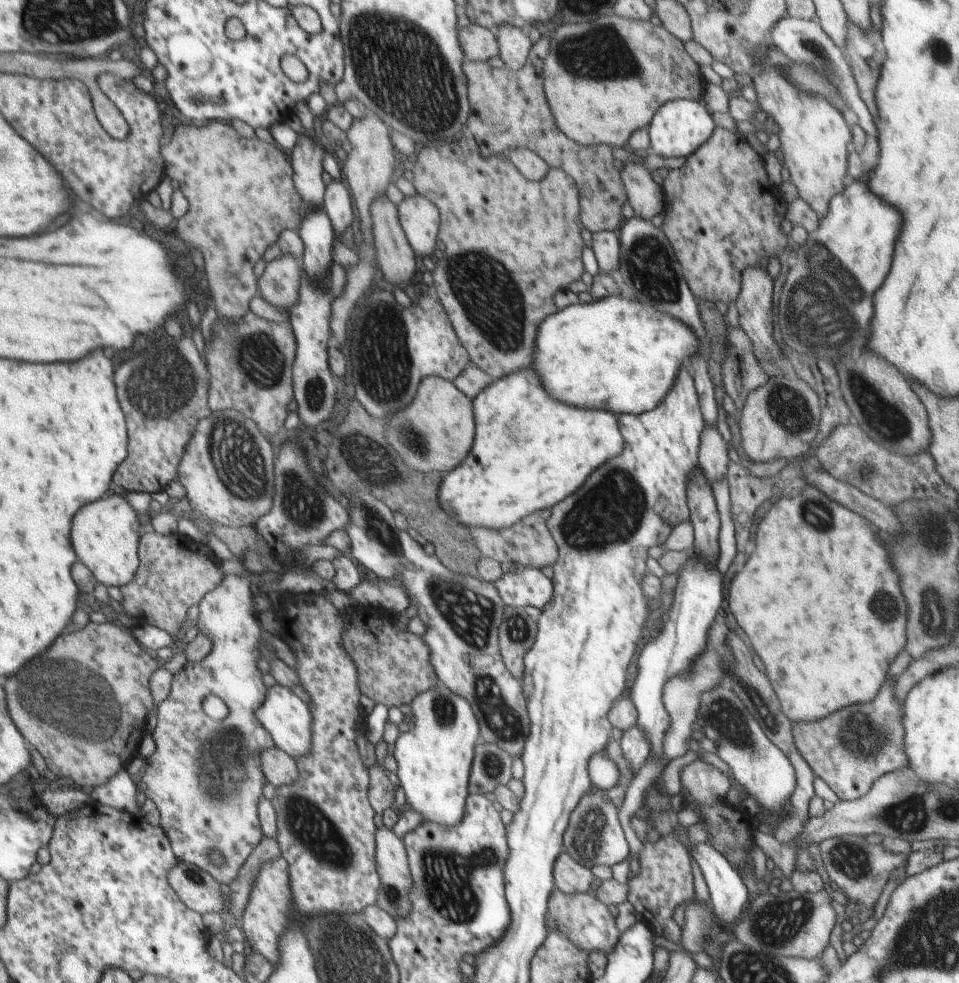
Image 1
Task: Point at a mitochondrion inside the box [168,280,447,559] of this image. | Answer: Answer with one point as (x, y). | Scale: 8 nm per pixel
(383, 363)

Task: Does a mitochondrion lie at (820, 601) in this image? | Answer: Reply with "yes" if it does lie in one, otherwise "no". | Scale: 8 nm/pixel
no

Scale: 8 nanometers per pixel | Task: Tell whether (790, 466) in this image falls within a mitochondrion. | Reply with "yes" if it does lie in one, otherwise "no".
no

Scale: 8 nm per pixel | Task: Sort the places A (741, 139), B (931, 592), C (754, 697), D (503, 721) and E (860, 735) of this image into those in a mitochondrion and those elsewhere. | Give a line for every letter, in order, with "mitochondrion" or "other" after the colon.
A: other
B: mitochondrion
C: mitochondrion
D: mitochondrion
E: mitochondrion

